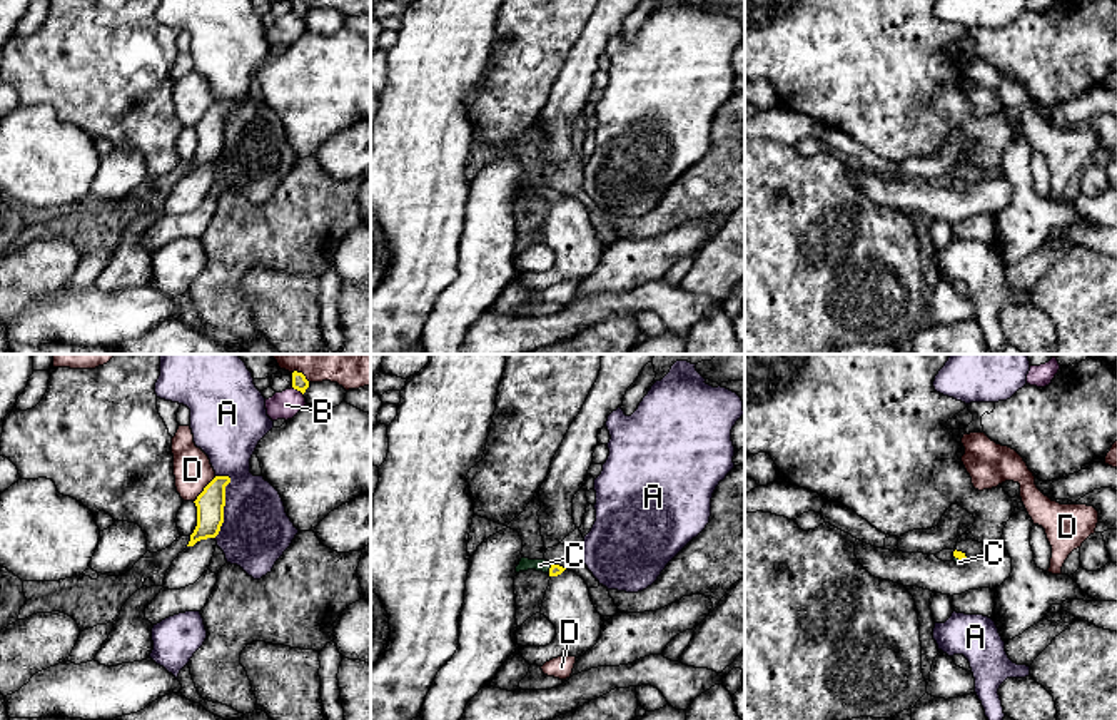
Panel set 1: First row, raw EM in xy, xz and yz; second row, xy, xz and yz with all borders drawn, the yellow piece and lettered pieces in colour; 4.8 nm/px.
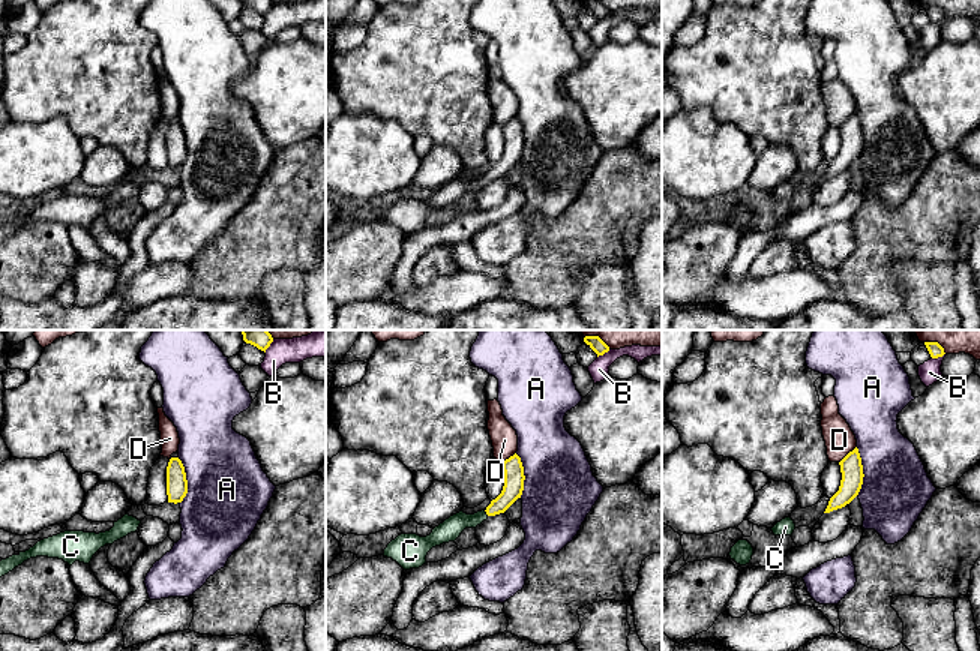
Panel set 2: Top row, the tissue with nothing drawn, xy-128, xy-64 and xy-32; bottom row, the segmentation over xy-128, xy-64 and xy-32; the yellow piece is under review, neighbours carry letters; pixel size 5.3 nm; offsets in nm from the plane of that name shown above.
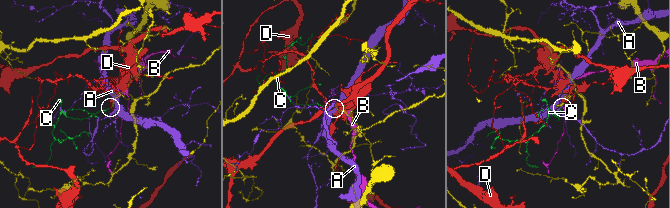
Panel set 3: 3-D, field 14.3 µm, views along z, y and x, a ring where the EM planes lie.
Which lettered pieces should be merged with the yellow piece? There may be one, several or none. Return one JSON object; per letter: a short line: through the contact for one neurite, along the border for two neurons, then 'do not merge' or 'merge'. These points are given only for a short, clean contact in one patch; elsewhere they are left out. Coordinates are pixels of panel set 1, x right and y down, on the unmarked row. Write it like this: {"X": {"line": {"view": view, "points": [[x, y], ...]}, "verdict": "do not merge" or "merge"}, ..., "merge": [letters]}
{"A": {"verdict": "do not merge"}, "B": {"verdict": "do not merge"}, "C": {"line": {"view": "xz", "points": [[555, 196], [550, 194], [540, 191]]}, "verdict": "merge"}, "D": {"verdict": "do not merge"}, "merge": ["C"]}

